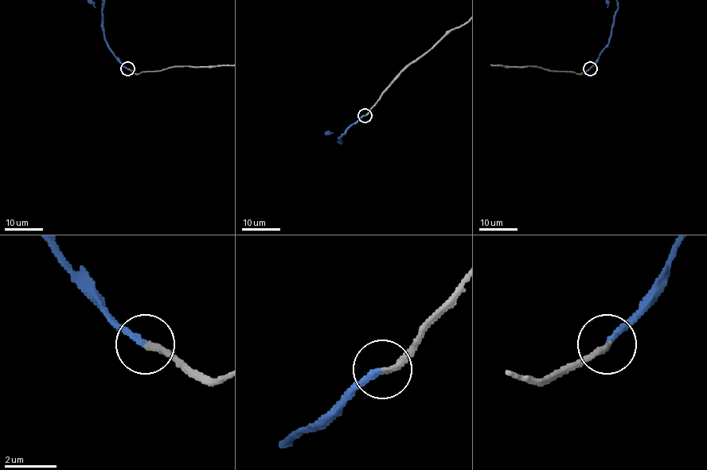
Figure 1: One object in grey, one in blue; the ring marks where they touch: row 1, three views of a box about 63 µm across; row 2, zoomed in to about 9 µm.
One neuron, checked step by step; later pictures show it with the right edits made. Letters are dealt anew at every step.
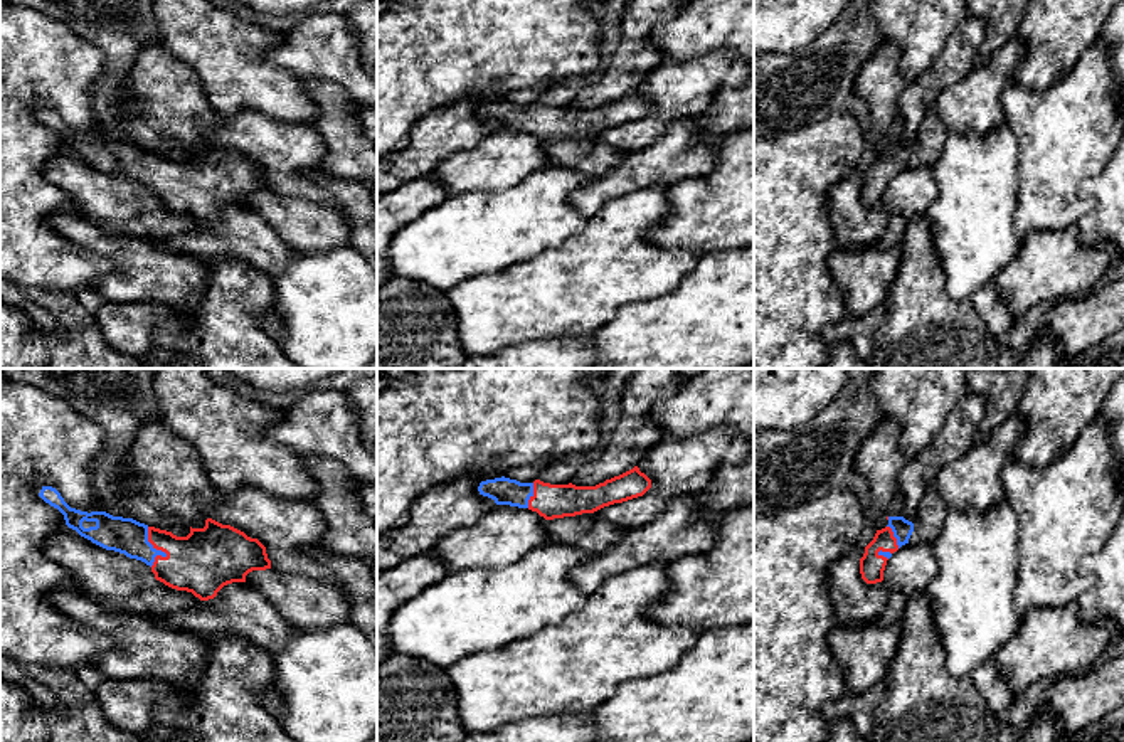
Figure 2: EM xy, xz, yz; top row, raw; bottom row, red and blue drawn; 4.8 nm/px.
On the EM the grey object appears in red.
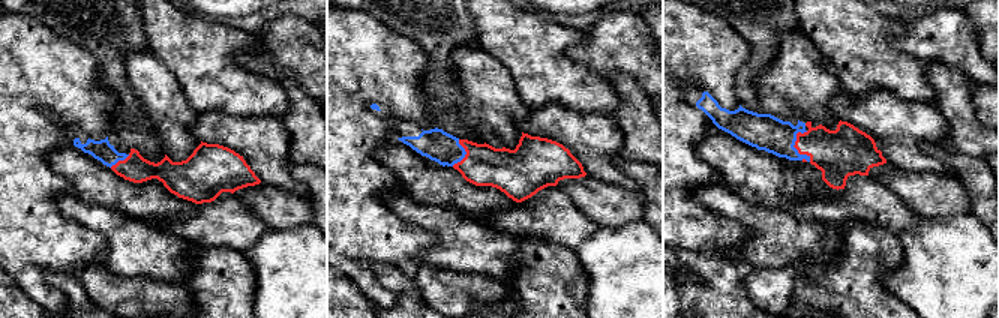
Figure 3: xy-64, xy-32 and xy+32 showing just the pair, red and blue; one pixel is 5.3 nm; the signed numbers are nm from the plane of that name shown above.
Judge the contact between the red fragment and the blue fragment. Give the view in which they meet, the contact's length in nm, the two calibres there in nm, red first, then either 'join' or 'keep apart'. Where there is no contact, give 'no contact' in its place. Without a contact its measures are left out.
meets red in xy; contact 190 nm long; 300 nm thick on the red side, 170 nm on the other; join

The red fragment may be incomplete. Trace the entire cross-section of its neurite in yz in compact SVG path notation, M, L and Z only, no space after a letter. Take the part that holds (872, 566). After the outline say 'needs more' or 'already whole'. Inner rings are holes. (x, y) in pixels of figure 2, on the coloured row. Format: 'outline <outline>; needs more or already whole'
outline M888 517L888 525L877 530L873 540L865 547L865 554L860 559L860 574L867 584L883 580L887 560L902 545L909 543L912 532L914 523L904 517Z; needs more

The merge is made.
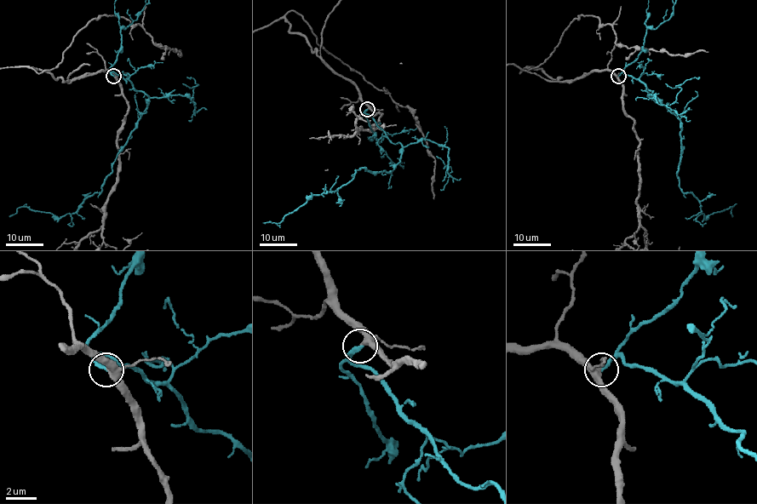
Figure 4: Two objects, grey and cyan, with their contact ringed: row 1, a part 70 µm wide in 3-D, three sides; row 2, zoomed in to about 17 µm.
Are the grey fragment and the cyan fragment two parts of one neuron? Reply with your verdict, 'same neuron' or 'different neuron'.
same neuron

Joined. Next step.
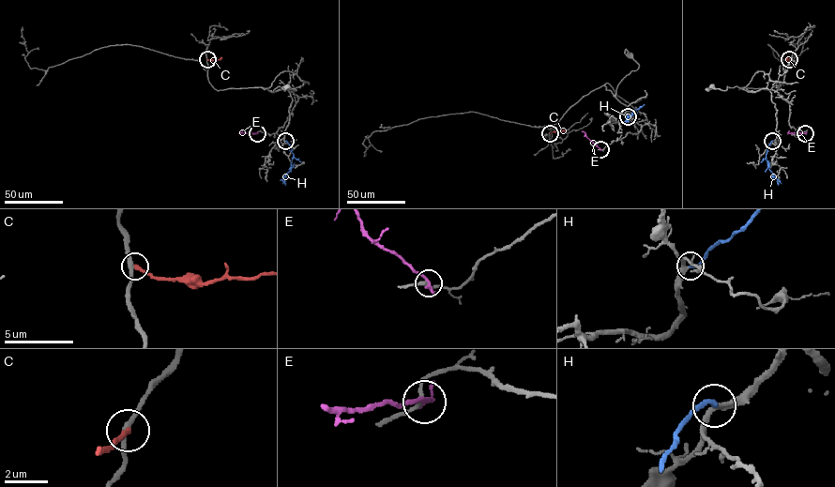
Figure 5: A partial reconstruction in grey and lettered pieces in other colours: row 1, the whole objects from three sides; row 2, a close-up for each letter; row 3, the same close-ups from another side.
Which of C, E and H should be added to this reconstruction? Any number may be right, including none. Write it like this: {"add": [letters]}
{"add": ["H"]}

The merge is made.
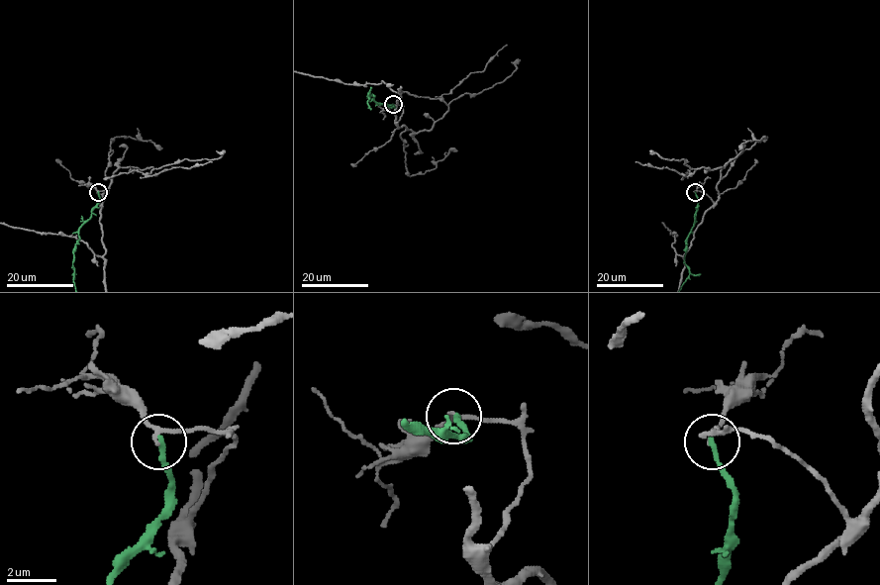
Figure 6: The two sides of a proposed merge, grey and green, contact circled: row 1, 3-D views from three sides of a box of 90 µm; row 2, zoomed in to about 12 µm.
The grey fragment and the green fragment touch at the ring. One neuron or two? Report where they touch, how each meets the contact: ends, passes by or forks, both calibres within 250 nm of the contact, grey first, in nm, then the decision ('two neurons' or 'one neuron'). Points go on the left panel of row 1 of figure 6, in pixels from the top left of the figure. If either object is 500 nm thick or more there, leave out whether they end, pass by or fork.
place (98, 192); grey passes by; green ends; calibres 140 and 220 nm; two neurons

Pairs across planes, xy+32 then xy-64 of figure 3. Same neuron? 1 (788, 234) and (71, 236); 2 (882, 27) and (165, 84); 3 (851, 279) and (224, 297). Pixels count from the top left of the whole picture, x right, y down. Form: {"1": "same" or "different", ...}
{"1": "different", "2": "different", "3": "same"}

